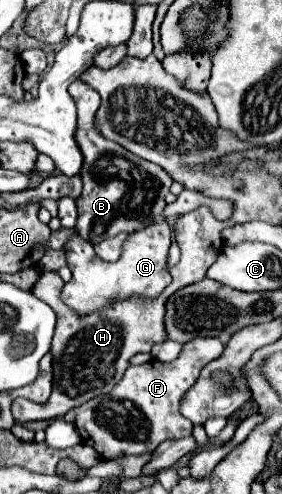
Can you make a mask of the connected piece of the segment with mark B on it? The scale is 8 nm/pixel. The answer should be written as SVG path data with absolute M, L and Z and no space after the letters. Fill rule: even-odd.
M74 98L78 108L78 130L76 142L82 152L82 168L80 176L84 182L82 196L76 200L78 206L78 222L72 229L52 231L50 235L50 248L62 250L64 244L70 240L72 234L82 236L90 244L98 244L106 238L118 234L134 234L156 220L162 218L164 212L164 198L170 192L172 176L154 162L142 160L116 142L106 140L94 128L94 114L100 106L100 98ZM130 208L130 212L126 210Z

